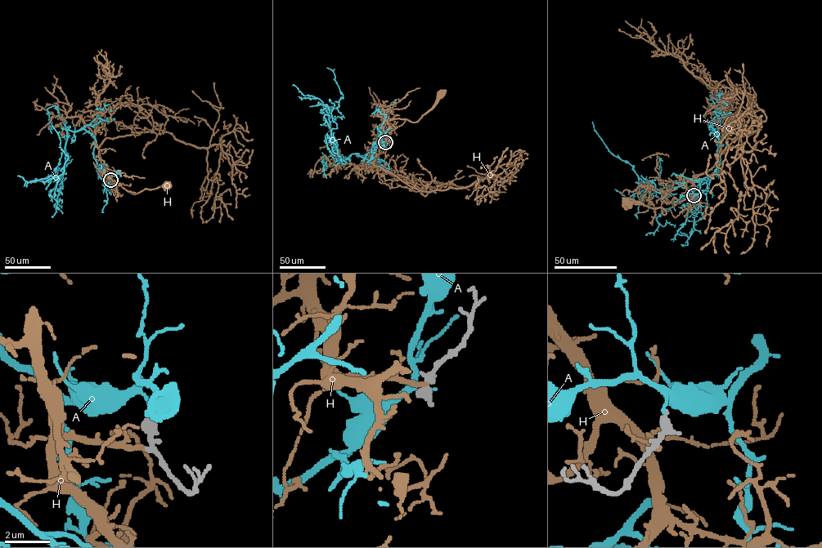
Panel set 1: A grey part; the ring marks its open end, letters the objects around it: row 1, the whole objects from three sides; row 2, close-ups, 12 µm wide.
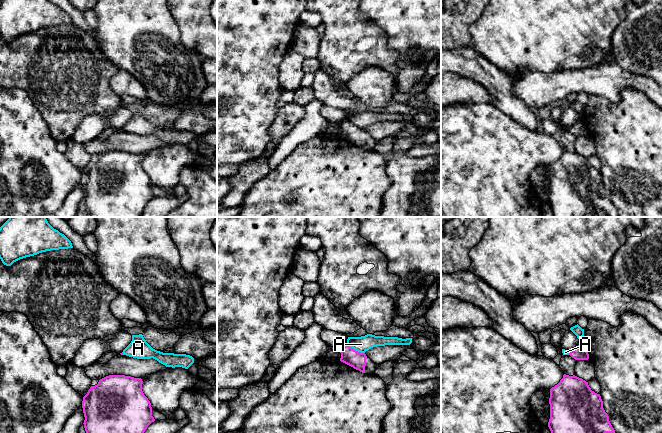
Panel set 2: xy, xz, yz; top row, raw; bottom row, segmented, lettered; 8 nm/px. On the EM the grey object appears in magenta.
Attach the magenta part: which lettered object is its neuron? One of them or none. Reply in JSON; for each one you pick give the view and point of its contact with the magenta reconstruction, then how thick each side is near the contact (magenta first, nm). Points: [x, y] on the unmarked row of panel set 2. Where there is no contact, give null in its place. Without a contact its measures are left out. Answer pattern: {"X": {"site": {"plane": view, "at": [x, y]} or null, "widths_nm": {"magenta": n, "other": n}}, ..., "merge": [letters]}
{"merge": []}

